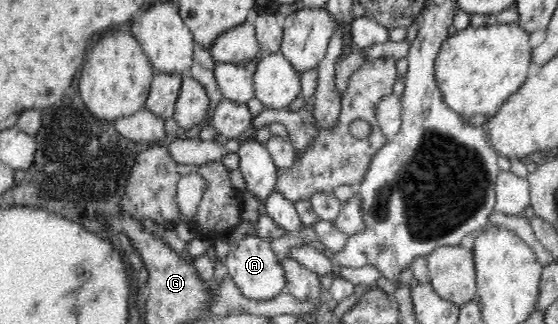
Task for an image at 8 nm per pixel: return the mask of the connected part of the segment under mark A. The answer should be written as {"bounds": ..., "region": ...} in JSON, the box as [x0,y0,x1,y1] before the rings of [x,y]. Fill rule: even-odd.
{"bounds":[225,235,286,301],"region":[[[252,235],[244,237],[232,245],[225,262],[230,278],[240,288],[244,298],[250,299],[250,301],[272,301],[286,290],[285,272],[278,256],[272,251],[269,243],[261,238]]]}

